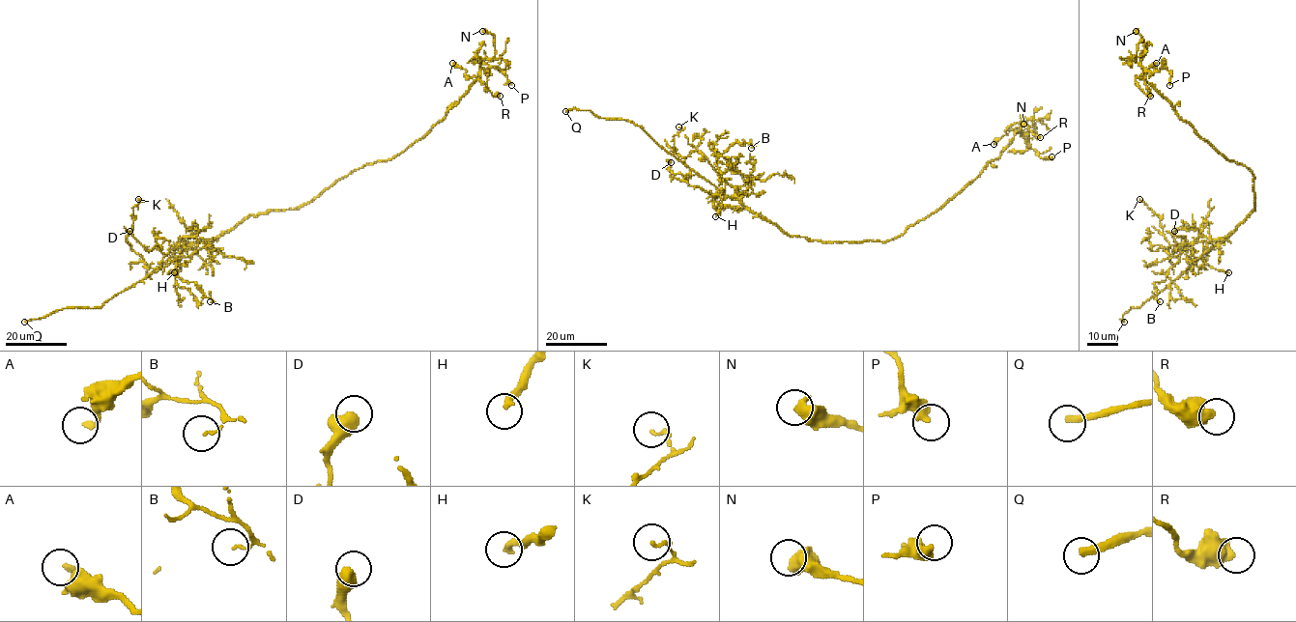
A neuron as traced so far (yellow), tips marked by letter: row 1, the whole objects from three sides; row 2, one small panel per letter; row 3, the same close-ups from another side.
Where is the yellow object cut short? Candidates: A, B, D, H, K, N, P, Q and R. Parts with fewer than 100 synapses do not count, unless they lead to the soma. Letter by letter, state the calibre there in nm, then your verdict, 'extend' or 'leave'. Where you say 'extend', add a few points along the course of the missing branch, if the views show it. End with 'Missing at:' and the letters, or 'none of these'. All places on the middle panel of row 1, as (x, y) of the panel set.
A: calibre 190 nm; leave
B: calibre 80 nm; leave
D: calibre 600 nm; leave
H: calibre 280 nm; leave
K: calibre 110 nm; leave
N: calibre 650 nm; leave
P: calibre 460 nm; leave
Q: calibre 300 nm; extend
R: calibre 650 nm; leave
Missing at: Q

